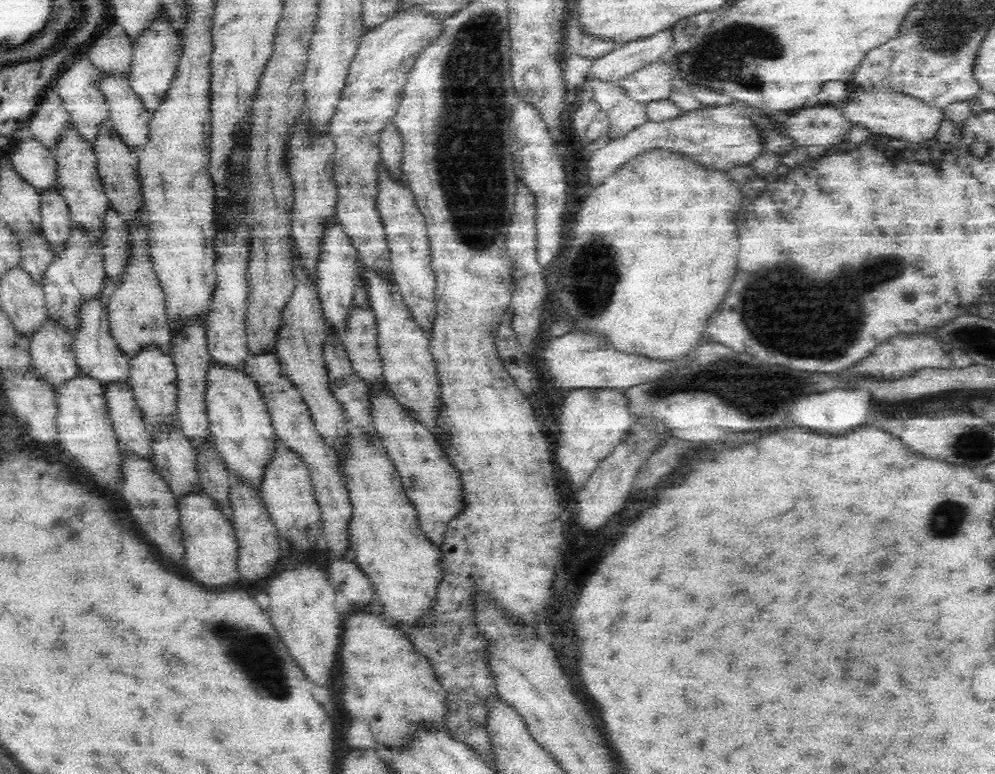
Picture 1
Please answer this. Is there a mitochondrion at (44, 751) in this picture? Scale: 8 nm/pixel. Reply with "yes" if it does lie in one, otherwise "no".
no

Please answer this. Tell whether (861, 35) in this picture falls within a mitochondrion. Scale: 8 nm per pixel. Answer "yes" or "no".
no

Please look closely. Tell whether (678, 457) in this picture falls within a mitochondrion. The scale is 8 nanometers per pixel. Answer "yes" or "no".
yes

